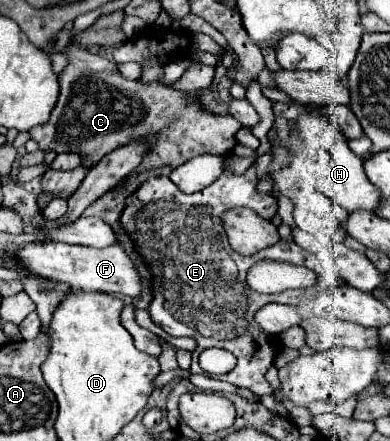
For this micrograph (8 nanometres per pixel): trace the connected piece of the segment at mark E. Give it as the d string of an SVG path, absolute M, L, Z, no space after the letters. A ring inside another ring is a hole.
M250 167L240 177L234 173L222 173L218 181L208 185L204 191L192 195L182 193L170 181L170 177L154 177L150 181L158 181L158 187L154 187L154 193L150 195L152 199L142 199L140 195L134 195L140 199L140 203L128 203L120 221L130 237L136 241L136 249L152 267L152 321L174 337L194 337L198 341L198 347L192 353L192 373L202 373L198 365L198 355L204 349L228 349L230 353L234 353L238 363L234 371L222 375L222 381L250 389L258 397L272 395L274 391L266 381L266 371L272 367L276 353L260 353L260 345L264 343L266 335L264 331L260 331L260 327L256 327L254 313L258 311L258 307L264 307L268 303L300 305L312 299L316 291L330 287L330 281L322 279L324 269L314 261L312 253L304 249L288 249L282 241L274 249L264 249L252 257L244 257L230 247L220 221L220 213L232 207L250 207L258 211L260 217L270 221L278 209L278 203L272 195L262 195L256 191L254 167ZM264 259L308 267L320 275L320 283L310 289L288 289L274 295L256 293L246 285L246 275L252 265Z

